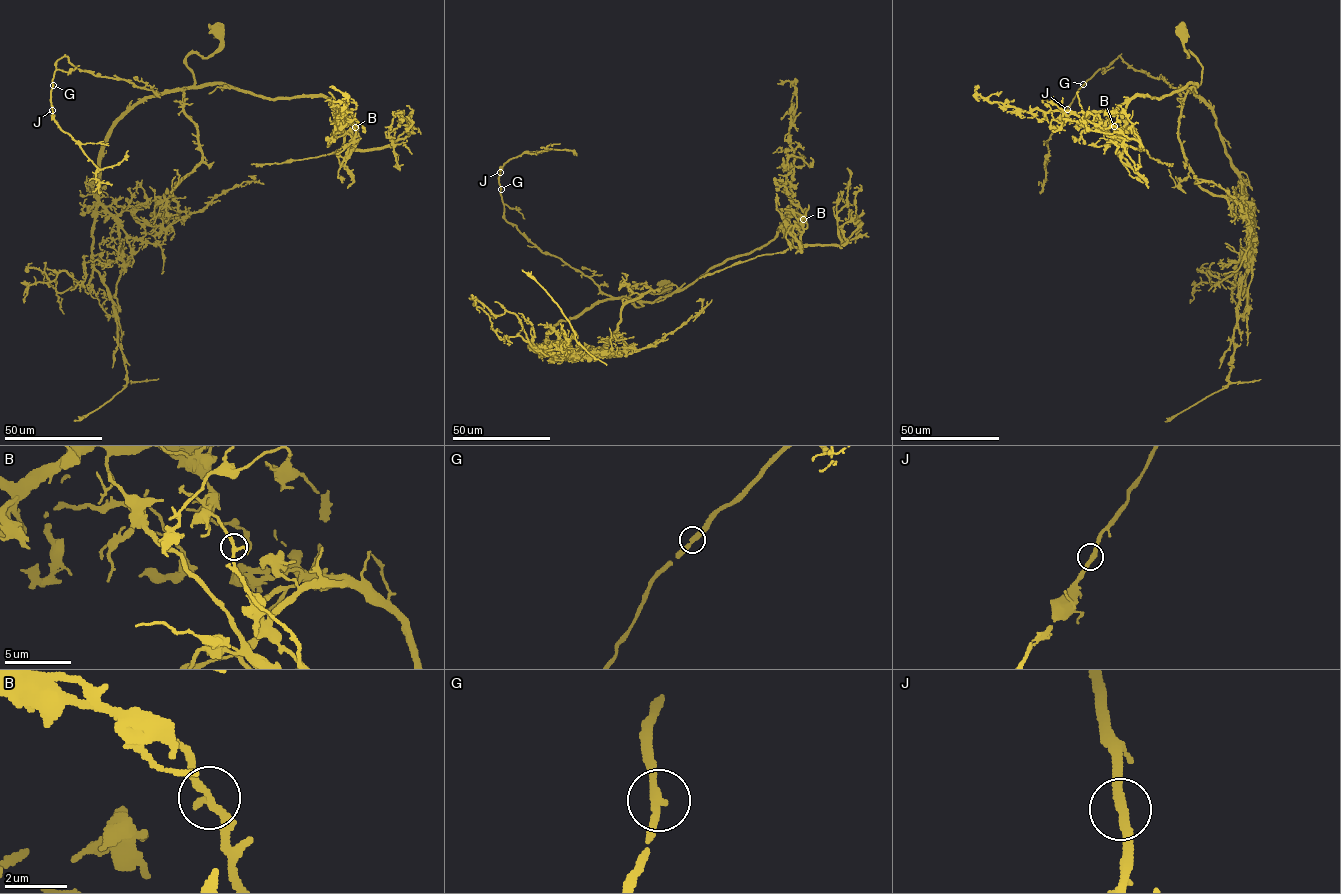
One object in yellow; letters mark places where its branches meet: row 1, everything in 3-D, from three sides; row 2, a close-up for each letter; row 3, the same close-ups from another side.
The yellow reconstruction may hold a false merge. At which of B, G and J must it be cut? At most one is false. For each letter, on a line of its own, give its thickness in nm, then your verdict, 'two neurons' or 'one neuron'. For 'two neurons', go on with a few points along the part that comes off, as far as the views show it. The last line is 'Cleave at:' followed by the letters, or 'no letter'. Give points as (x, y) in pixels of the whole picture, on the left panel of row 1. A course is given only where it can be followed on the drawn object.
B: calibre 280 nm; two neurons; course (356, 127), (359, 139), (354, 145), (356, 130), (344, 120), (337, 122), (343, 114)
G: calibre 280 nm; one neuron
J: calibre 300 nm; one neuron
Cleave at: B

